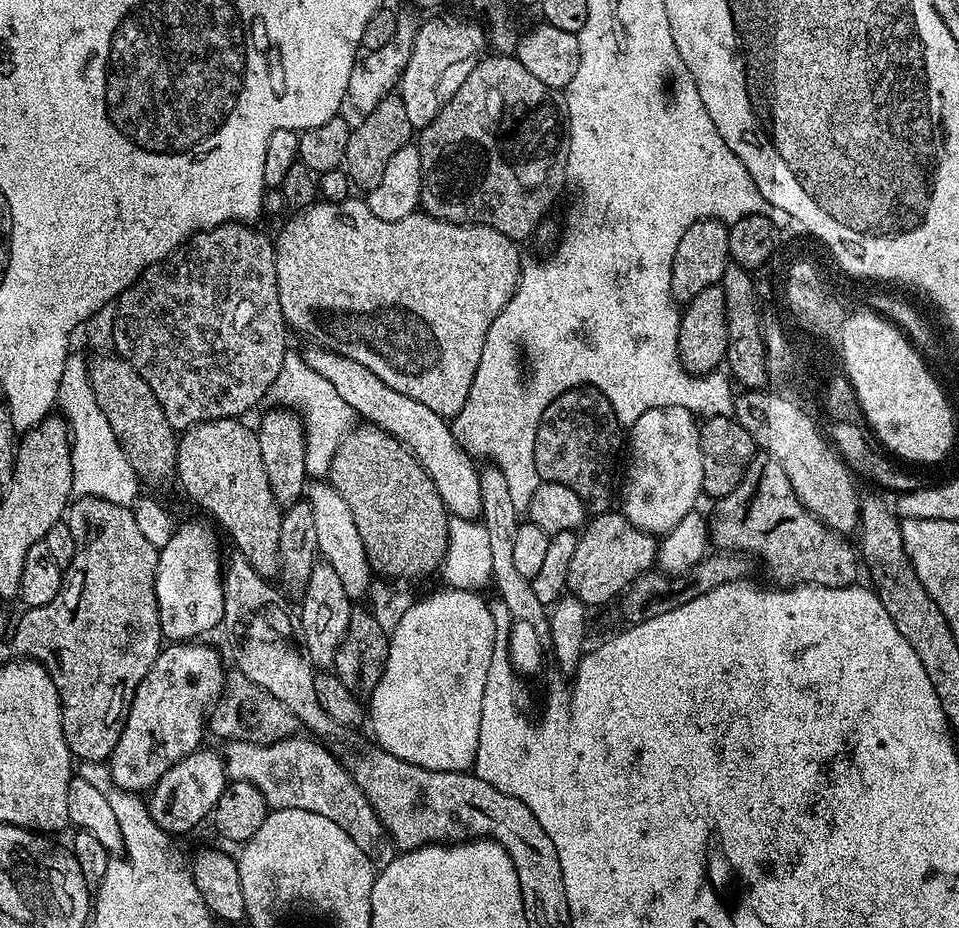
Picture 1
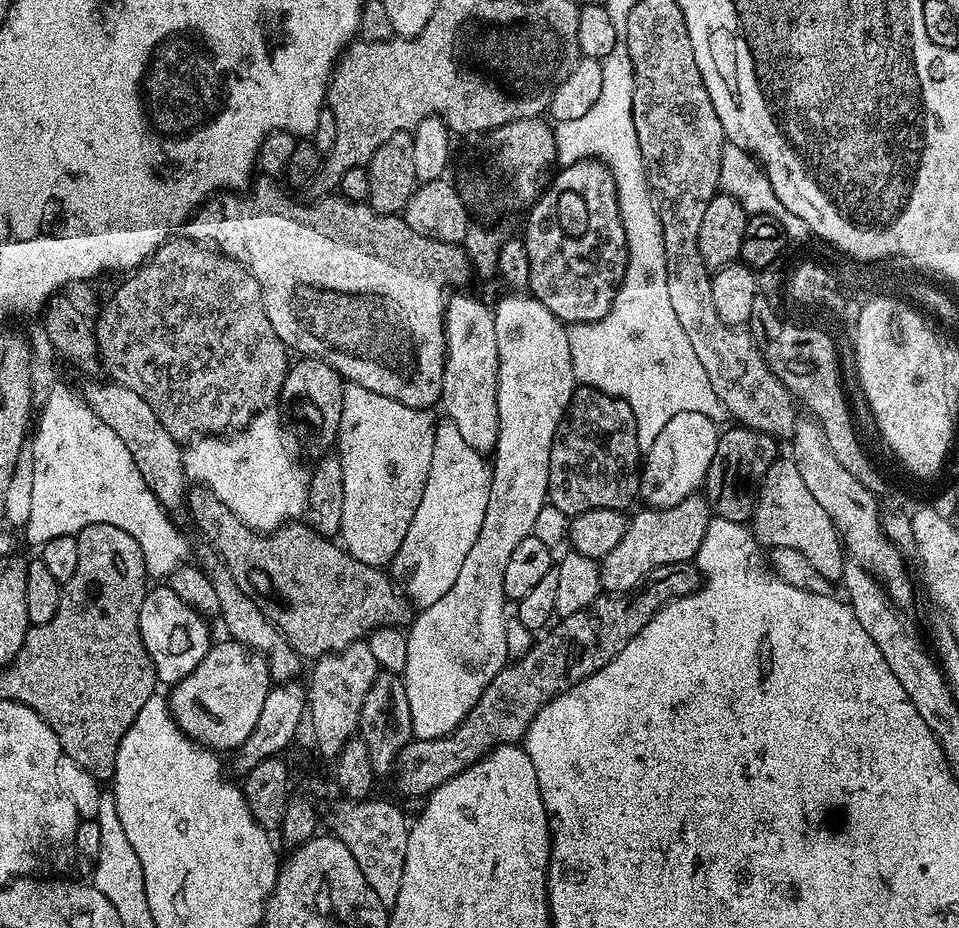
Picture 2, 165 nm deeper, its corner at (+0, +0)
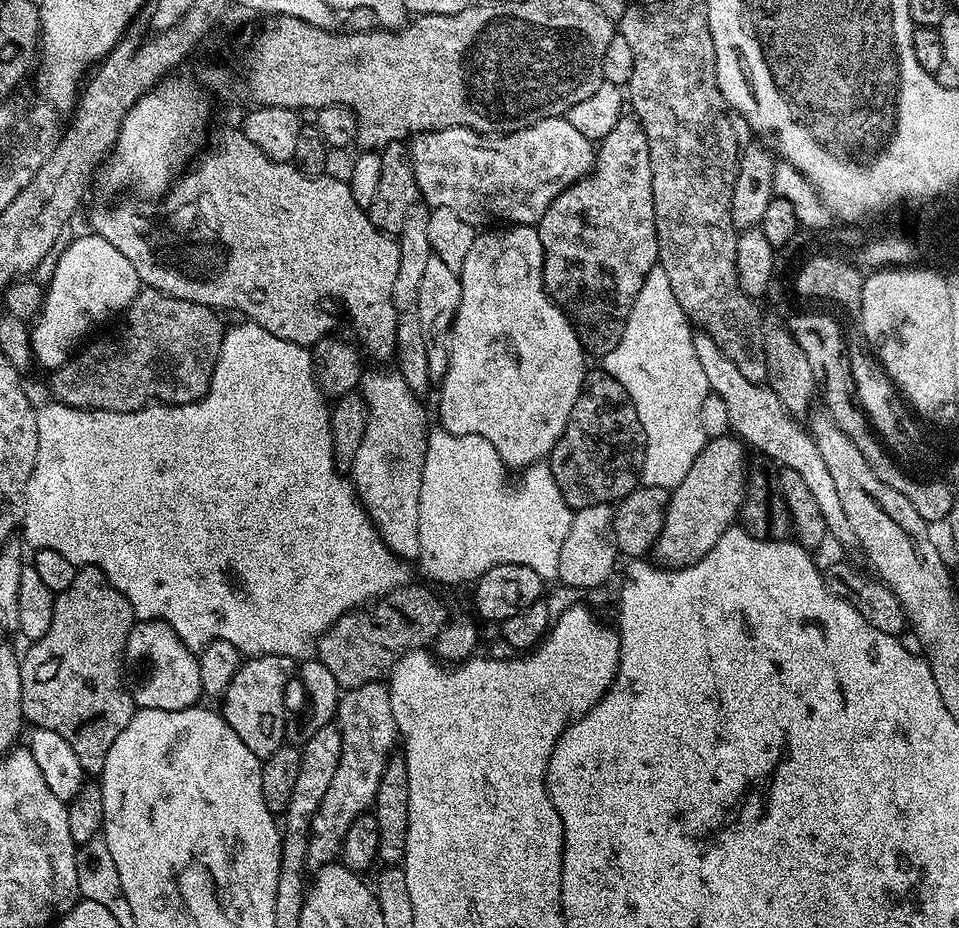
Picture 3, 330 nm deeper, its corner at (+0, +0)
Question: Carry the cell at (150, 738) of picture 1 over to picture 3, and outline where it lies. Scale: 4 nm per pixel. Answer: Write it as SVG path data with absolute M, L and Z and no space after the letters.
M254 656L241 663L222 693L224 720L262 762L268 760L274 750L285 747L284 695L297 672L297 661L291 656Z

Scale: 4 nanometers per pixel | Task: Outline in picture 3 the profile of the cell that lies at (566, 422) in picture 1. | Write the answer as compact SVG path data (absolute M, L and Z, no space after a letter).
M588 370L584 373L584 387L578 394L578 402L574 402L574 410L570 410L566 430L562 430L546 463L552 469L554 482L558 482L558 490L562 490L562 498L566 498L573 510L599 504L612 506L629 496L641 483L640 469L644 466L645 446L646 434L642 430L642 422L638 422L634 402L630 394L626 394L626 386L608 372Z

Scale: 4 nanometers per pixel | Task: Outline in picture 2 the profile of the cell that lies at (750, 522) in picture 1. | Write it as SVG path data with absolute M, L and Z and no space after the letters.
M777 458L766 470L758 485L750 527L757 541L769 549L789 547L806 554L807 560L830 581L839 581L844 573L846 549L842 537L830 514L818 506L818 498L814 498L806 482L802 482L802 474L798 474L798 466L790 458Z

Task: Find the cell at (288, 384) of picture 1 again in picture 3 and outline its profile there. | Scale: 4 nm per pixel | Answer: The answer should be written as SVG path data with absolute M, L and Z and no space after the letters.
M371 371L361 383L360 393L367 402L369 417L367 433L352 460L350 479L384 545L410 562L420 555L418 504L428 449L428 416L419 395L410 390L399 371Z

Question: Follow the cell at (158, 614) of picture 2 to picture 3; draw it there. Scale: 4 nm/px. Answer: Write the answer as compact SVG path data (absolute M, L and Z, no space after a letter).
M142 620L133 624L126 642L124 662L132 683L132 702L137 709L186 710L197 707L199 700L196 699L202 696L197 653L184 645L166 621Z

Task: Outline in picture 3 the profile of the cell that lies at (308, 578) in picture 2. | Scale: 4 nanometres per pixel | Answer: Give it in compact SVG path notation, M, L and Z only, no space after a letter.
M409 582L403 588L393 588L387 596L375 601L371 606L348 612L334 626L316 641L314 652L318 659L334 674L341 690L366 686L375 680L383 681L391 672L398 658L405 656L415 648L428 648L444 629L450 619L450 613L444 609L444 604L428 588Z

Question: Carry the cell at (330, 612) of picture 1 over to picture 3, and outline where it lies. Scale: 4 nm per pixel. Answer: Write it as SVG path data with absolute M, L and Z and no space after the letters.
M375 680L366 686L347 689L336 707L334 723L342 734L342 758L326 789L326 798L322 798L322 806L318 806L318 814L314 814L312 829L308 831L308 858L316 866L331 864L340 856L346 830L376 803L382 770L386 770L394 755L392 747L398 744L387 683Z

